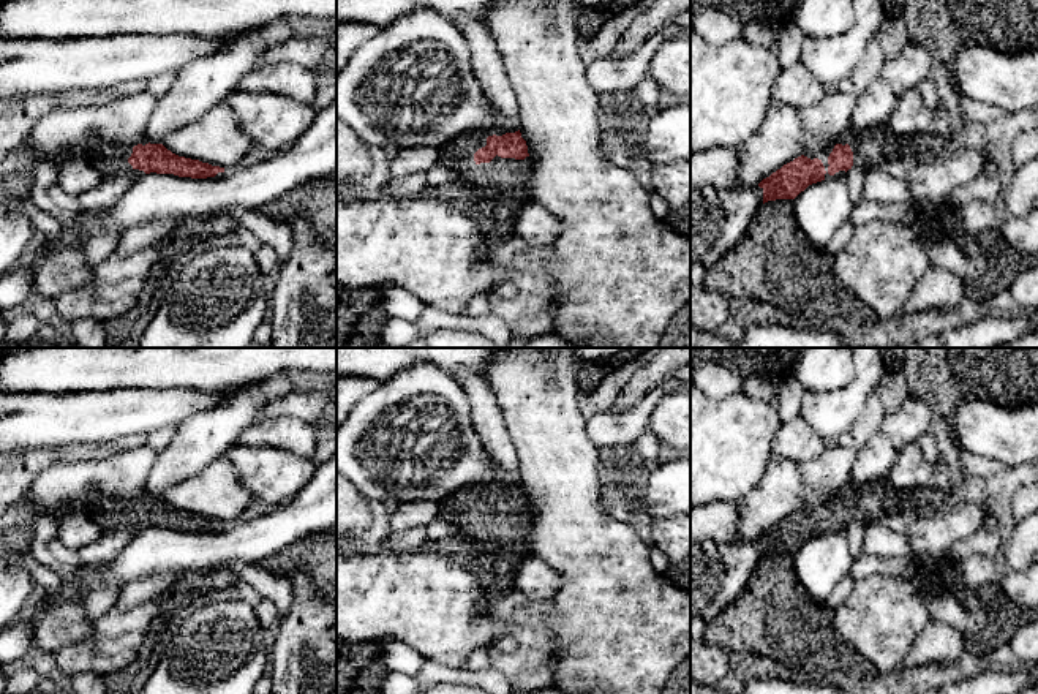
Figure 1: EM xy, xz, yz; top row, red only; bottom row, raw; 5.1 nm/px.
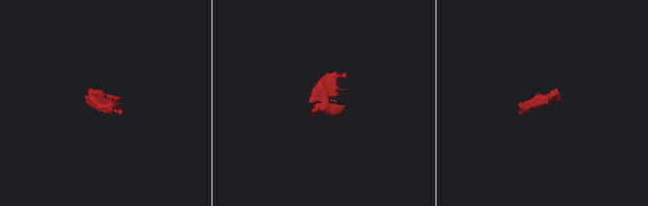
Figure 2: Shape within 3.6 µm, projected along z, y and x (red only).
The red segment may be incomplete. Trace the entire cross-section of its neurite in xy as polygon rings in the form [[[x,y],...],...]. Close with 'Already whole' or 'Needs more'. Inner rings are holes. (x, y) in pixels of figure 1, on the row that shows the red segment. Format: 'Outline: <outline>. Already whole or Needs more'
Outline: [[[142,138],[137,144],[101,144],[87,160],[103,177],[134,175],[136,179],[156,172],[179,177],[207,179],[224,172],[199,160],[179,157],[163,144],[150,144]]]. Needs more

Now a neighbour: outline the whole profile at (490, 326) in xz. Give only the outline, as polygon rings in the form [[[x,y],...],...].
[[[427,307],[416,321],[417,334],[436,329],[453,329],[480,334],[490,338],[496,348],[509,348],[512,329],[496,315],[482,316],[450,315],[438,308]]]

